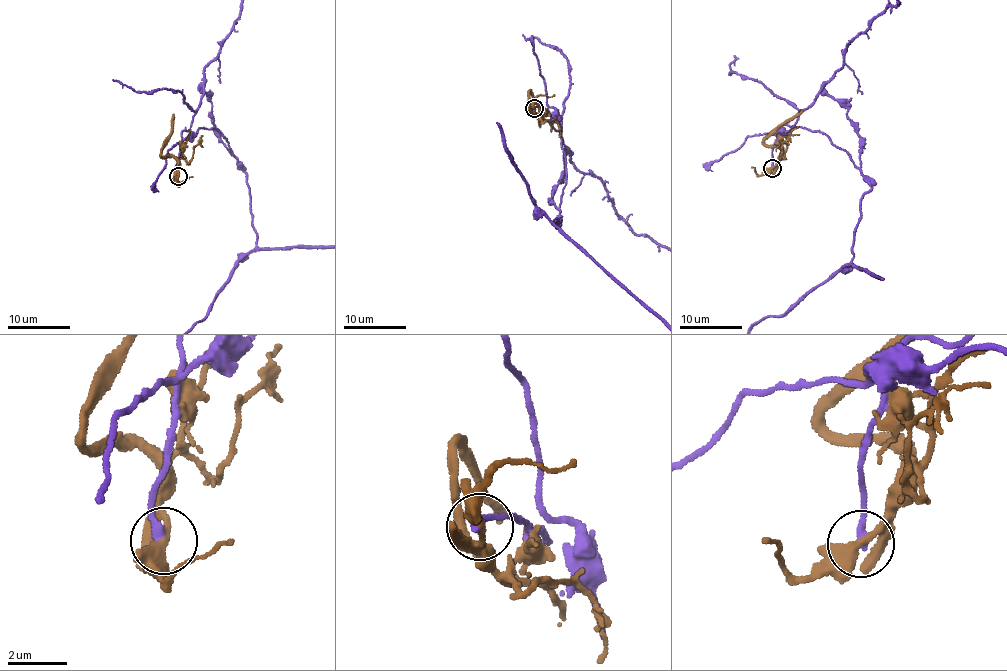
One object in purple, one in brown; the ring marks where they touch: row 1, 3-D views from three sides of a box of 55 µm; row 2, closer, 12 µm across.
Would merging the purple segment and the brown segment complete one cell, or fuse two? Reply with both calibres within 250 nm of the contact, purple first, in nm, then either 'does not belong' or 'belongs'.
calibres 300 and 340 nm; does not belong

